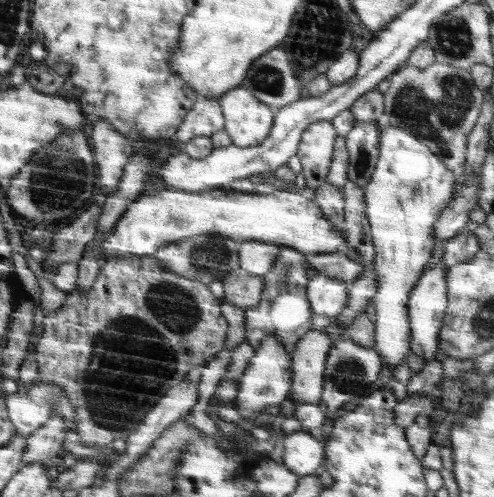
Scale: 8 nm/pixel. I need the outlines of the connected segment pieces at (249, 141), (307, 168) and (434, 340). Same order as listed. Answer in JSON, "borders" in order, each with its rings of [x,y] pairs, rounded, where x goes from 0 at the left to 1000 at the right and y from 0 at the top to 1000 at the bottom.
{"borders":[[[[486,169],[470,183],[457,183],[441,201],[441,209],[455,241],[451,262],[466,274],[472,294],[484,298],[518,296],[545,280],[559,227],[545,211],[510,193],[502,177]]],[[[664,241],[636,247],[607,280],[601,306],[611,330],[619,376],[640,382],[658,370],[668,346],[682,262]]],[[[895,523],[872,541],[860,541],[826,604],[826,634],[834,662],[834,704],[856,716],[860,728],[879,722],[889,696],[893,660],[907,620],[907,531]]]]}

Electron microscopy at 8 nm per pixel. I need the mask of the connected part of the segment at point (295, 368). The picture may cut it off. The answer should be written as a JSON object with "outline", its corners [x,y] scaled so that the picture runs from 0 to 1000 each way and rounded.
{"outline":[[[646,660],[623,666],[589,700],[591,785],[579,801],[587,825],[619,809],[650,809],[654,748],[672,692],[676,686]]]}

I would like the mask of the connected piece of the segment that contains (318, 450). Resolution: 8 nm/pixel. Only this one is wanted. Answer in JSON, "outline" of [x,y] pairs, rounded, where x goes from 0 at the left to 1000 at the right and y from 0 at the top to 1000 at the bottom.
{"outline":[[[597,867],[575,881],[573,934],[601,952],[609,962],[632,954],[654,938],[658,924],[658,893],[640,885],[636,877],[615,869]]]}

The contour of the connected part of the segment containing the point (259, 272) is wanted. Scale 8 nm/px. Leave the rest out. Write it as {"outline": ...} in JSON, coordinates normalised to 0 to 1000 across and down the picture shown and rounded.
{"outline":[[[514,483],[490,485],[486,491],[486,539],[508,553],[534,555],[559,523],[563,493]]]}

